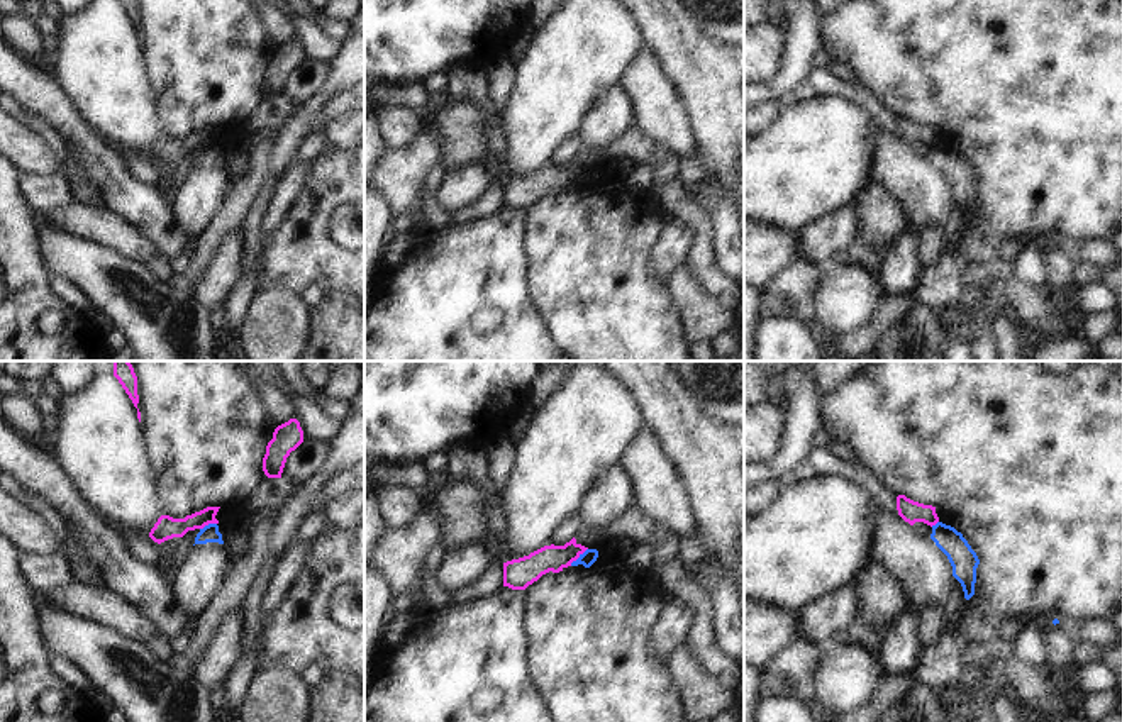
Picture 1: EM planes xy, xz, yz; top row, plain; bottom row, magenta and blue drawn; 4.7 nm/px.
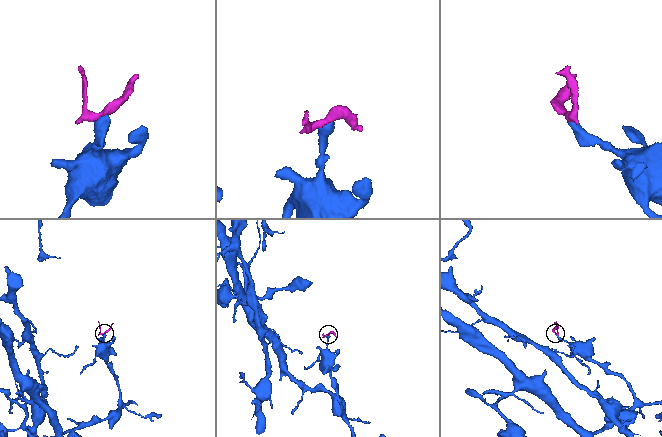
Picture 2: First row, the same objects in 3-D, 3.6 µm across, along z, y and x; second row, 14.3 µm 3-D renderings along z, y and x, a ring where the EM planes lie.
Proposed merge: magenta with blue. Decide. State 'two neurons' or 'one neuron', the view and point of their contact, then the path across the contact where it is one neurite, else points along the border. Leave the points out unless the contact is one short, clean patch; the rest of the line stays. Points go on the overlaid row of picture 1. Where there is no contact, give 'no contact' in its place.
two neurons; contact xz (578, 556); border xz (587, 548), (570, 565)

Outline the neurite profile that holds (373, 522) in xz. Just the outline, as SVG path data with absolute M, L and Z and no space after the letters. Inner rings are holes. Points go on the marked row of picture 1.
M364 488L364 559L369 556L375 542L381 537L385 520L381 517L381 507L375 493Z

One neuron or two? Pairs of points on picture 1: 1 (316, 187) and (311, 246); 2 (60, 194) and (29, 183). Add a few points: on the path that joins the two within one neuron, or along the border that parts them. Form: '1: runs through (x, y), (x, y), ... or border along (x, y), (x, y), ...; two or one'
1: runs through (314, 202), (311, 209), (311, 231); one
2: runs through (53, 192), (36, 190); one

